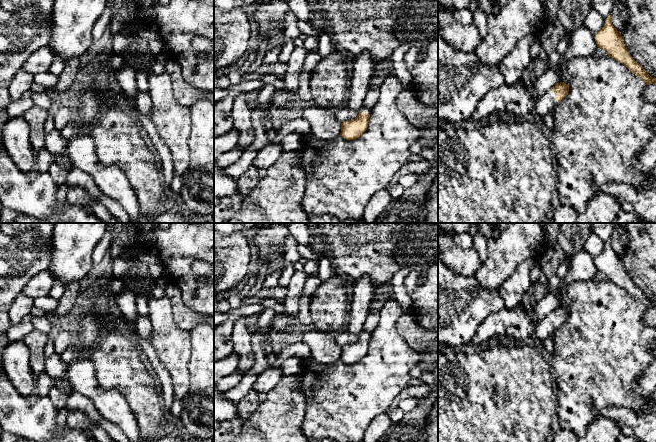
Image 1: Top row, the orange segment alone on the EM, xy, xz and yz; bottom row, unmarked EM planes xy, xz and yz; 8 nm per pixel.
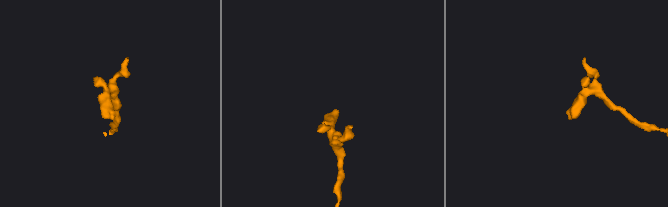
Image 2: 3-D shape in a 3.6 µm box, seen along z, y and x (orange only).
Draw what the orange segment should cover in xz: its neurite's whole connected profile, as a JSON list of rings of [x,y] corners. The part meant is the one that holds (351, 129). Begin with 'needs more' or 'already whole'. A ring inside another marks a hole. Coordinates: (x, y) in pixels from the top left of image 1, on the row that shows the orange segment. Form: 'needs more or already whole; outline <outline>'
needs more; outline [[[362,107],[355,119],[347,120],[341,123],[340,135],[346,140],[359,138],[367,130],[370,113],[371,109]]]

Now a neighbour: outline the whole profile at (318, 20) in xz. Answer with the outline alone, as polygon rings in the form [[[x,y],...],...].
[[[311,7],[311,20],[312,20],[313,24],[317,27],[322,28],[322,27],[327,26],[324,16],[321,15],[319,13],[319,11],[314,7]]]

